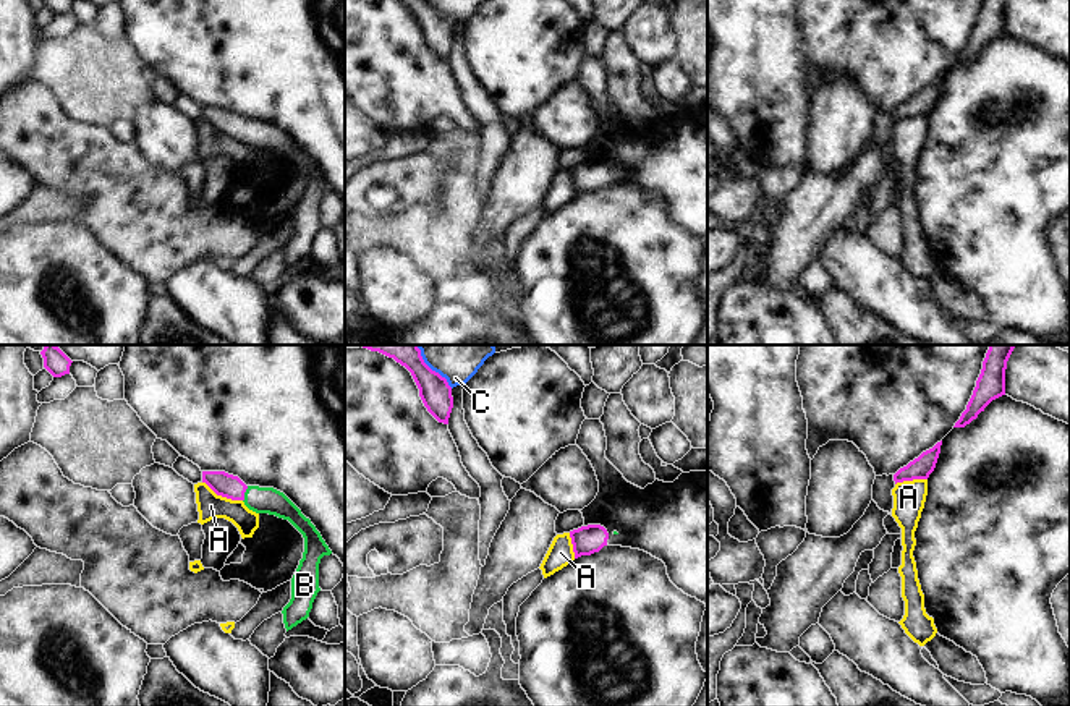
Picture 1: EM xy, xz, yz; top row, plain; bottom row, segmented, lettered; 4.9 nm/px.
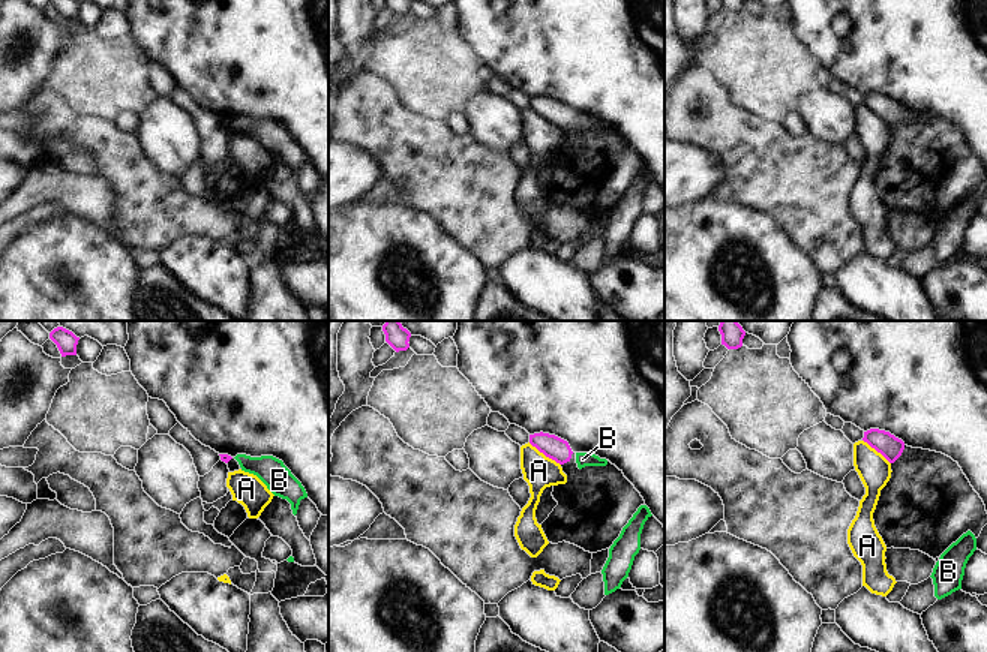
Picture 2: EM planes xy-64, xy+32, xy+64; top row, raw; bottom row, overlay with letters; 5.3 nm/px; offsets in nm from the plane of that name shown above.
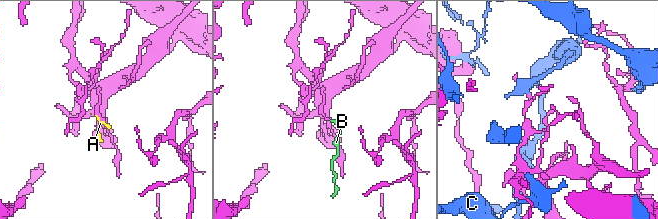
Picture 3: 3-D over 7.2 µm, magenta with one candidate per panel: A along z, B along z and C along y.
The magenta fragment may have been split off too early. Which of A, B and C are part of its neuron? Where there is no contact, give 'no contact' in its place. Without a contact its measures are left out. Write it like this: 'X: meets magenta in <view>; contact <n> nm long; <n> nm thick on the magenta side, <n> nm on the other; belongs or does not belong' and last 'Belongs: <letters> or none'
A: meets magenta in xy; contact 220 nm long; 120 nm thick on the magenta side, 130 nm on the other; does not belong
B: meets magenta in xy; contact 80 nm long; 120 nm thick on the magenta side, 130 nm on the other; belongs
C: meets magenta in xz; contact 190 nm long; 160 nm thick on the magenta side, 110 nm on the other; does not belong
Belongs: B

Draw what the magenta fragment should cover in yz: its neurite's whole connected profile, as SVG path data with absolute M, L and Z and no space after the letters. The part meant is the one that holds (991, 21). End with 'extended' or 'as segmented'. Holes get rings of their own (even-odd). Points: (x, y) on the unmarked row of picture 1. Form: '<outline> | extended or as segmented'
M983 0L973 32L953 65L965 65L996 36L1005 32L1007 0Z | as segmented

